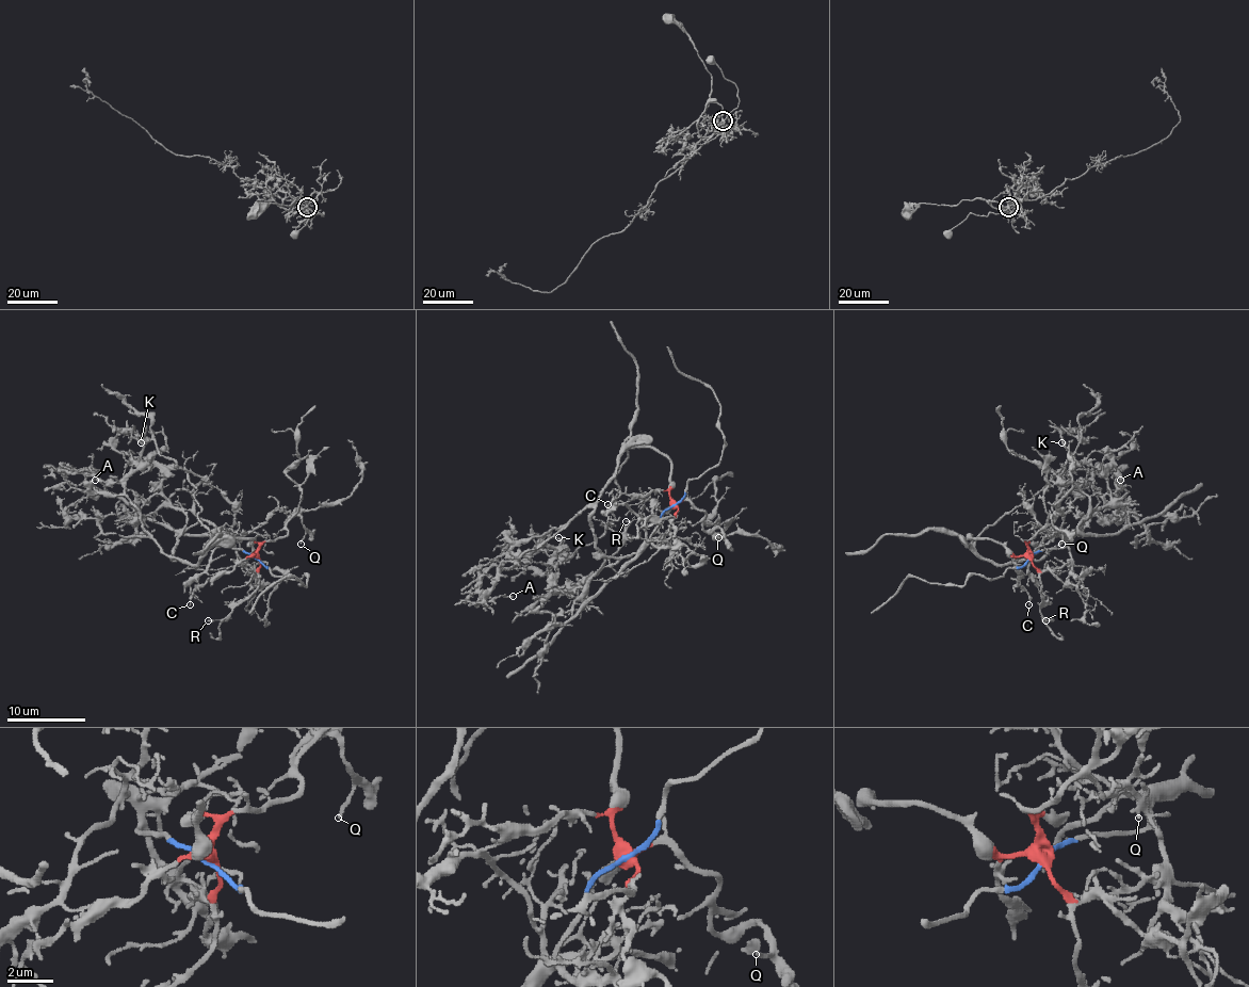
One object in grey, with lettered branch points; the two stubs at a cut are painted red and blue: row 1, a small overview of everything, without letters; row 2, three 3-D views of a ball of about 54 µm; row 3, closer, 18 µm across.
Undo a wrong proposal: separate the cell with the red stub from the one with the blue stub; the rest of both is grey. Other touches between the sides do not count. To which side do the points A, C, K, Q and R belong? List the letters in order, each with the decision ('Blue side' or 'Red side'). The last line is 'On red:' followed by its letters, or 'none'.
A: Red side
C: Red side
K: Red side
Q: Red side
R: Red side
On red: A, C, K, Q, R

